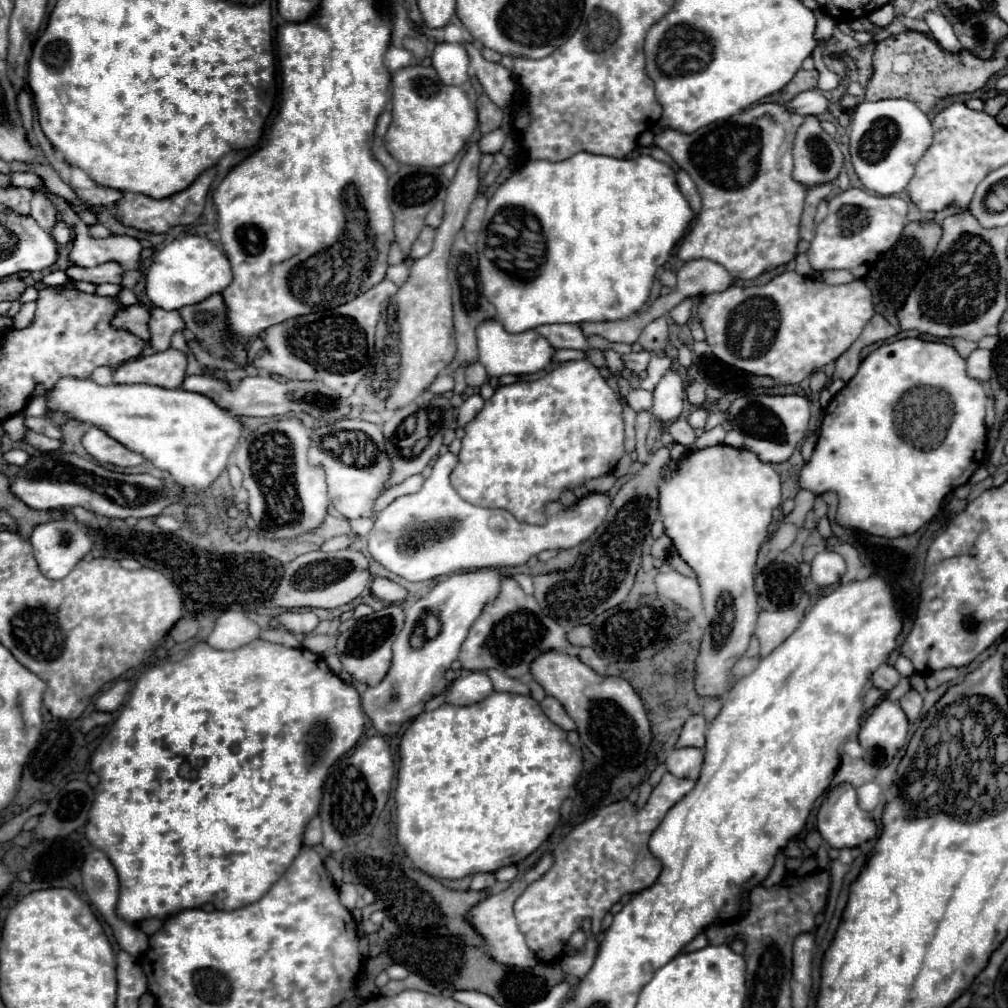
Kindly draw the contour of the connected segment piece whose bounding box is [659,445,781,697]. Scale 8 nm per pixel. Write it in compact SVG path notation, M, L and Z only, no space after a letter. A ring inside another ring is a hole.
M715 445L715 447L705 447L705 449L699 449L699 451L691 451L679 465L679 469L675 469L673 473L669 473L667 477L663 477L661 481L661 493L659 493L659 513L663 517L663 525L665 525L665 533L669 533L669 537L673 539L677 551L681 553L683 561L697 573L697 579L699 579L699 585L701 585L701 593L703 593L703 611L705 611L705 617L707 617L707 629L701 637L701 645L699 645L699 655L695 659L695 691L699 697L721 697L727 687L729 687L729 681L731 681L731 667L743 657L743 653L747 651L749 647L749 641L753 637L753 631L755 631L755 623L757 623L757 615L759 615L759 605L757 605L757 595L753 591L753 567L755 567L755 561L757 561L757 553L759 553L759 547L761 543L767 539L767 533L769 533L769 523L771 523L771 517L773 517L773 509L779 507L781 503L781 483L779 483L779 475L777 471L771 467L771 465L765 465L755 453L749 453L747 449L735 449L735 447L729 447L729 445Z

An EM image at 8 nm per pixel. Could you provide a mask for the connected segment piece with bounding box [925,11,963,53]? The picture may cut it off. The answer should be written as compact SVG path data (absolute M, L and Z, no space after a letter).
M929 11L929 13L925 15L925 23L929 25L931 33L935 35L935 39L939 41L939 45L941 45L945 51L949 51L949 53L961 53L961 51L963 51L963 45L959 43L957 35L955 35L955 31L953 31L953 27L951 27L951 23L949 23L941 13Z

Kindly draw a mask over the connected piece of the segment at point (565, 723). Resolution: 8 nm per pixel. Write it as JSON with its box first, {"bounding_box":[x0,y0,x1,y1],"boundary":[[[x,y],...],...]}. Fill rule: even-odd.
{"bounding_box":[541,697,575,731],"boundary":[[[545,697],[545,699],[541,701],[541,709],[543,709],[543,713],[545,713],[555,725],[559,725],[561,729],[565,729],[565,731],[573,731],[573,729],[575,729],[573,719],[567,715],[567,711],[563,709],[563,705],[561,705],[555,697]]]}

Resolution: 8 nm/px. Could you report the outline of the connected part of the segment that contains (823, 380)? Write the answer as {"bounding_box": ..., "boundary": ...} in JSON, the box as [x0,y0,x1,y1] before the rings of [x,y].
{"bounding_box":[809,371,829,391],"boundary":[[[815,371],[809,379],[811,379],[811,383],[809,383],[809,389],[811,389],[811,391],[821,391],[821,389],[825,389],[827,383],[829,383],[829,379],[827,379],[827,375],[825,375],[823,371]]]}

